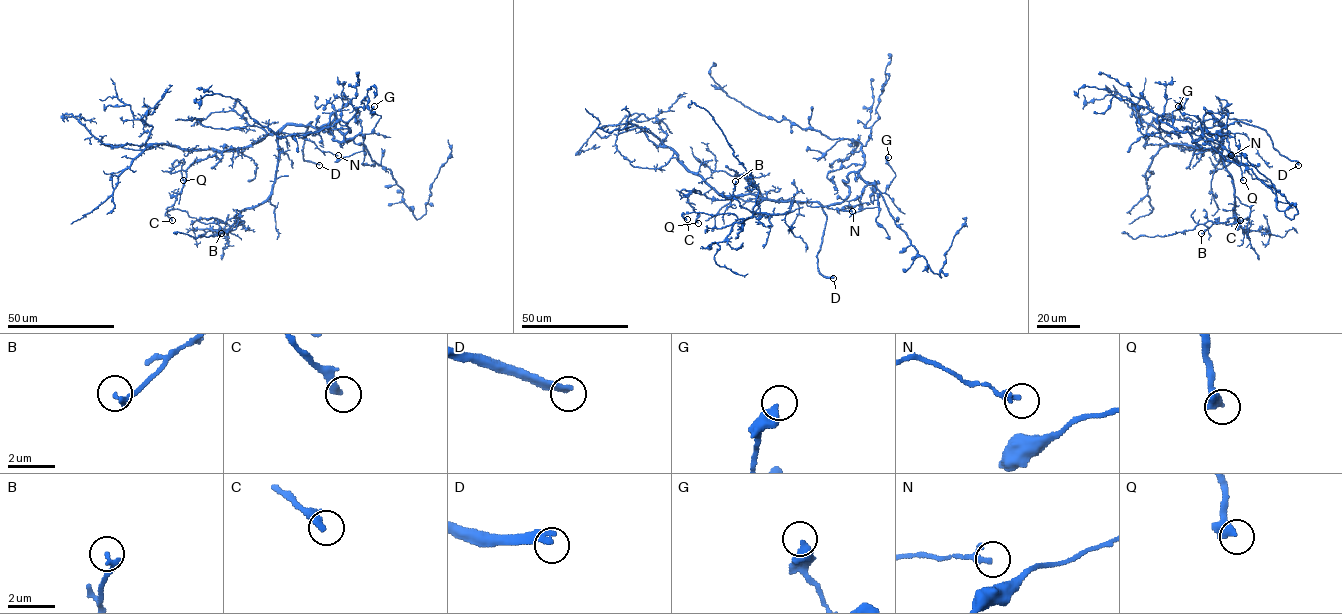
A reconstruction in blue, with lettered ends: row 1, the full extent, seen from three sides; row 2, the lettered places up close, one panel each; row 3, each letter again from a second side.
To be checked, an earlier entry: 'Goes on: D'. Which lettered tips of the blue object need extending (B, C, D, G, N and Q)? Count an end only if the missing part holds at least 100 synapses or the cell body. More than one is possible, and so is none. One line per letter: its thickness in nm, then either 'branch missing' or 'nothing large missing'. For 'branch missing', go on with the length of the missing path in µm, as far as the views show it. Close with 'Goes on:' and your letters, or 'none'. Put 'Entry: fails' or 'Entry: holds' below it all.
B: 240 nm | nothing large missing
C: 320 nm | nothing large missing
D: 280 nm | branch missing | 60 µm
G: 500 nm | nothing large missing
N: 190 nm | nothing large missing
Q: 440 nm | nothing large missing
Goes on: D
Entry: holds

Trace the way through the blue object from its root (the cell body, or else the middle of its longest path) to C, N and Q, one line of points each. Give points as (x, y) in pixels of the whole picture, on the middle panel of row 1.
C: (842, 202), (821, 205), (793, 201), (786, 213), (757, 213), (746, 218), (732, 213), (683, 213), (687, 219)
N: (842, 202), (821, 205), (796, 201), (811, 207), (852, 211)
Q: (842, 202), (821, 205), (750, 194), (713, 200), (682, 189), (699, 215), (698, 223)

